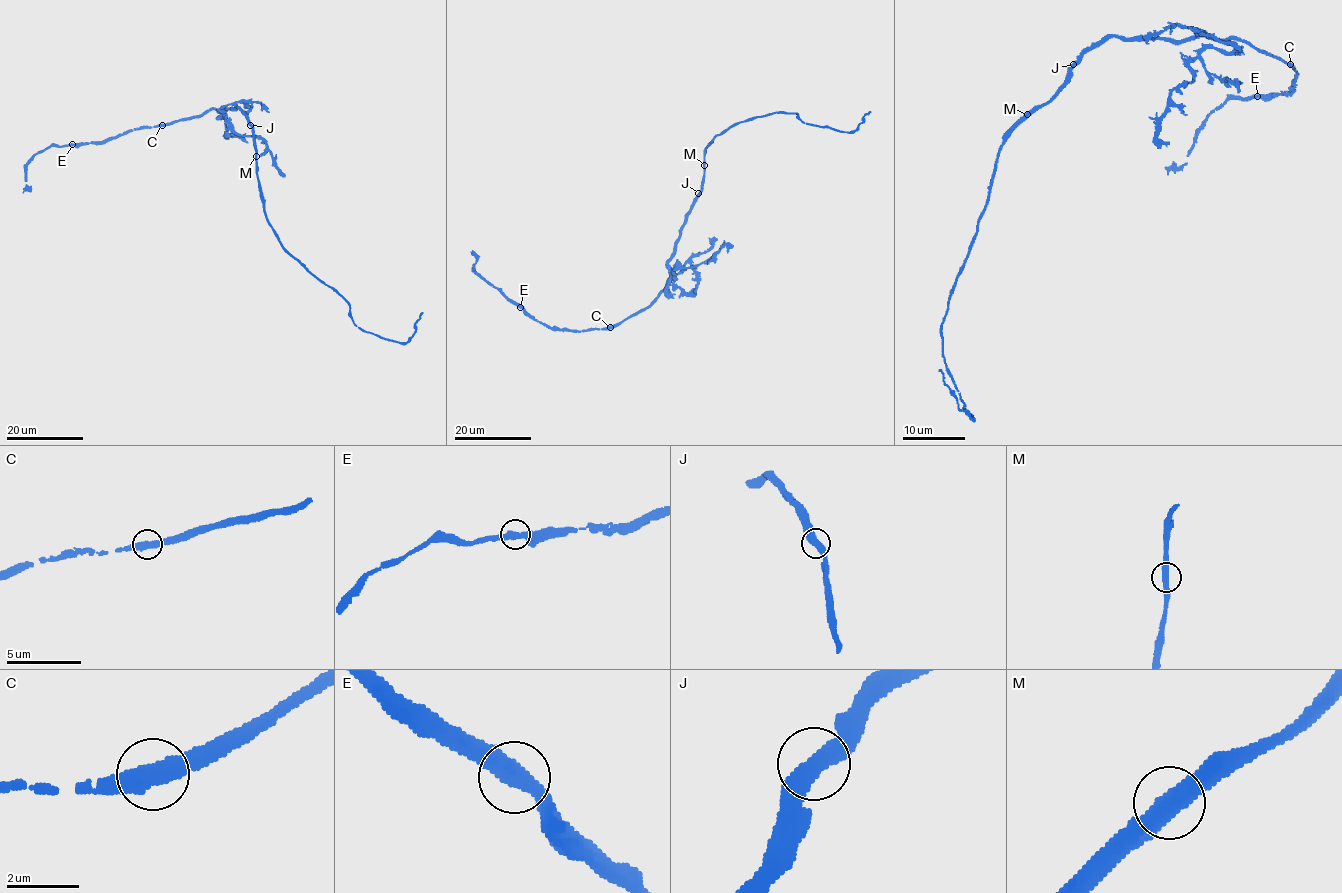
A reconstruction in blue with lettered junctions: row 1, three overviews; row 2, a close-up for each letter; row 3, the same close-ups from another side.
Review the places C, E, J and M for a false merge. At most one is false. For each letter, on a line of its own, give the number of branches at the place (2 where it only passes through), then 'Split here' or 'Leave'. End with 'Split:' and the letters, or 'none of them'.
C: Branches: 2. Leave
E: Branches: 2. Leave
J: Branches: 2. Leave
M: Branches: 2. Leave
Split: none of them

